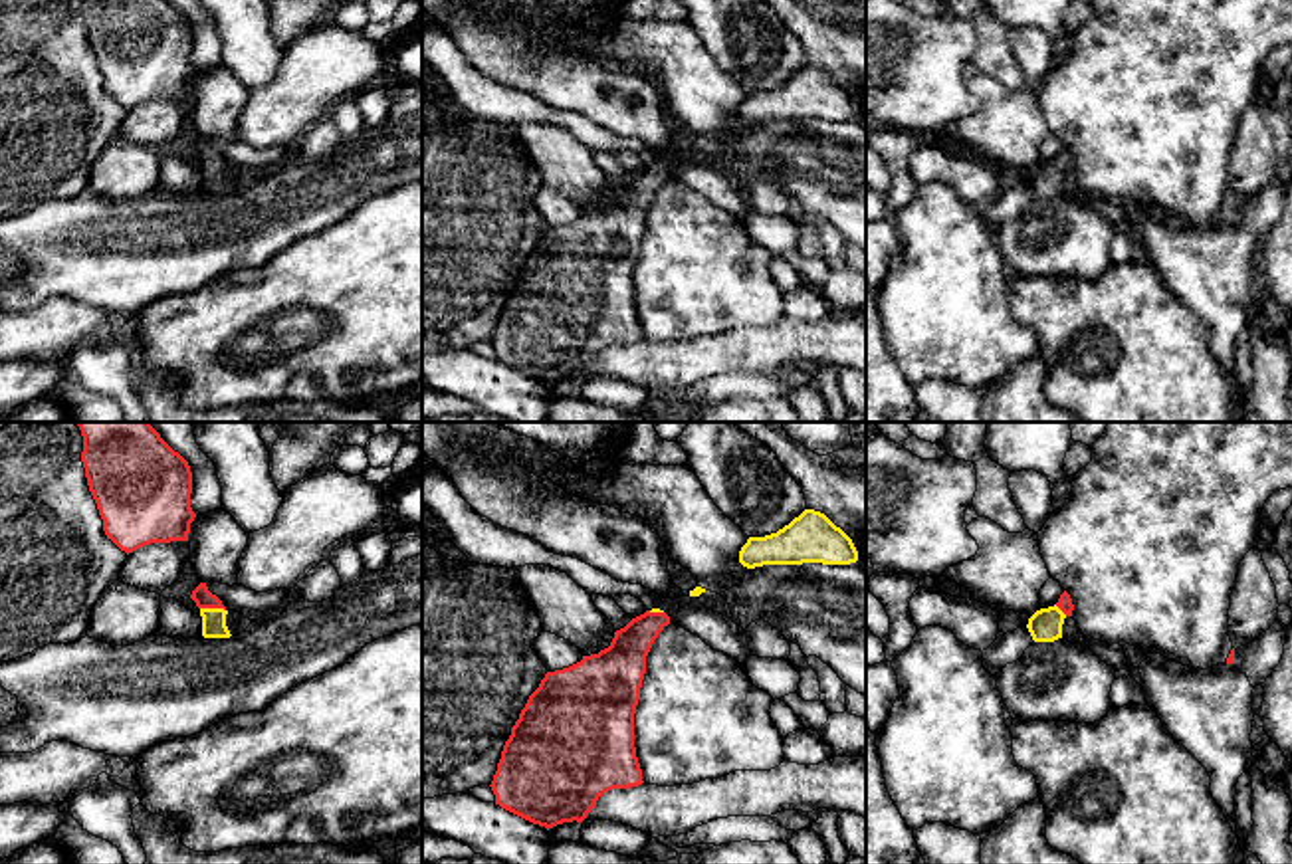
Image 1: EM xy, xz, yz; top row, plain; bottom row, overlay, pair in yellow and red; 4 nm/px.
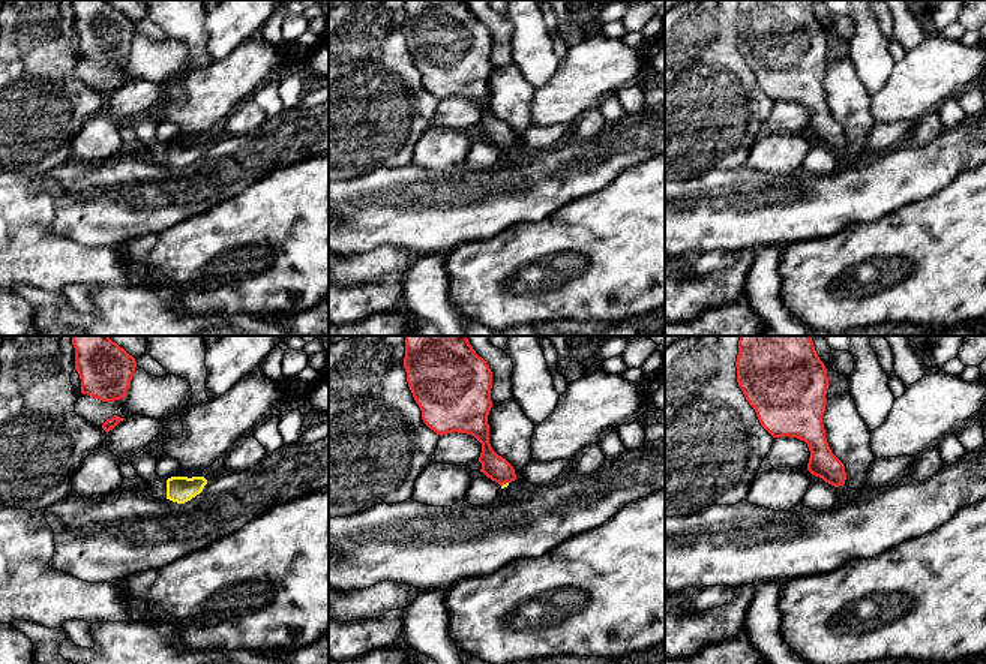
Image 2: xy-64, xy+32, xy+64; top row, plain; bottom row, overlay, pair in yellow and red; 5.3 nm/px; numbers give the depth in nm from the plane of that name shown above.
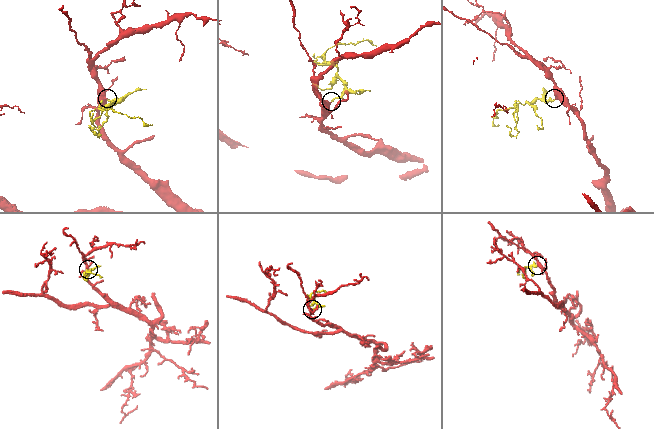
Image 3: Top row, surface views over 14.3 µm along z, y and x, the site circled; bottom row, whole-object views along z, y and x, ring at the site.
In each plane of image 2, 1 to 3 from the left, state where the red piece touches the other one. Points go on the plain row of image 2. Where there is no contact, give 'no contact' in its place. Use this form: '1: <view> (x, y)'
1: no contact
2: xy+32 (506, 147)
3: no contact

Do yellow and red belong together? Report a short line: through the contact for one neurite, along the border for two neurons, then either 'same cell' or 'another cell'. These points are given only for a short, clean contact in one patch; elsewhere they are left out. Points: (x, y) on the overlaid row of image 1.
xy (213, 619), (213, 609), (201, 595) | same cell

